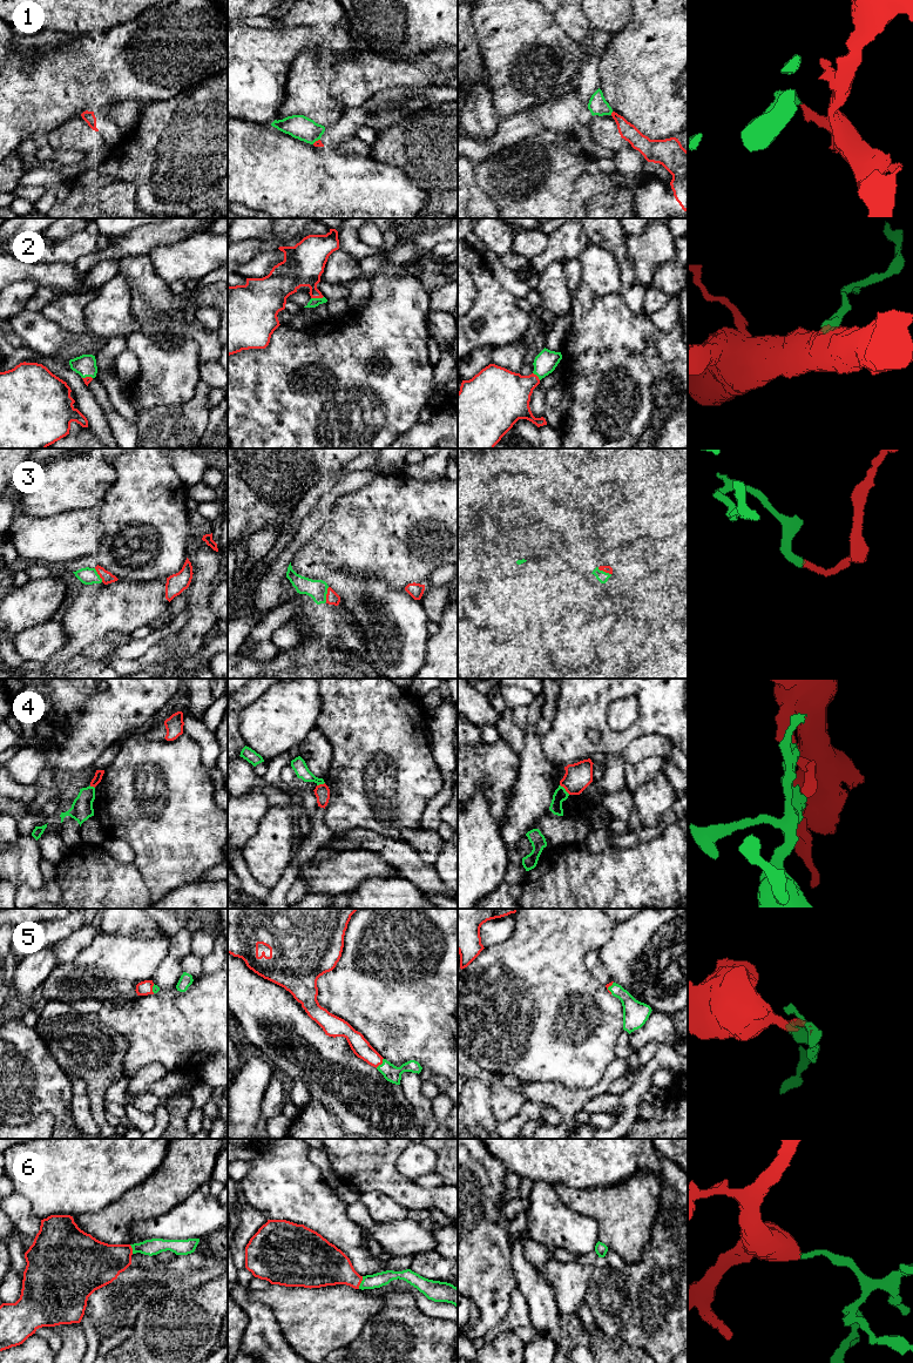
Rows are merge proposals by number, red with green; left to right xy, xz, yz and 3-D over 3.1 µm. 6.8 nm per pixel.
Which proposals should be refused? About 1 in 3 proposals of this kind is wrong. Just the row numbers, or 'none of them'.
1, 4

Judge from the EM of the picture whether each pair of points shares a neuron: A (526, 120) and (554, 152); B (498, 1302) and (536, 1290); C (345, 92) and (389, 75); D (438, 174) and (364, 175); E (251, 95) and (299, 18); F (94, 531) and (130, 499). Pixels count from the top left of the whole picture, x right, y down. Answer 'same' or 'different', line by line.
A: different
B: different
C: same
D: different
E: different
F: different

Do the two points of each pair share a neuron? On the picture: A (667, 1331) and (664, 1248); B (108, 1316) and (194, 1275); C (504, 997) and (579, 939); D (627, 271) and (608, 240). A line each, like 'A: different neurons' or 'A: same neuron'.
A: same neuron
B: same neuron
C: same neuron
D: same neuron

